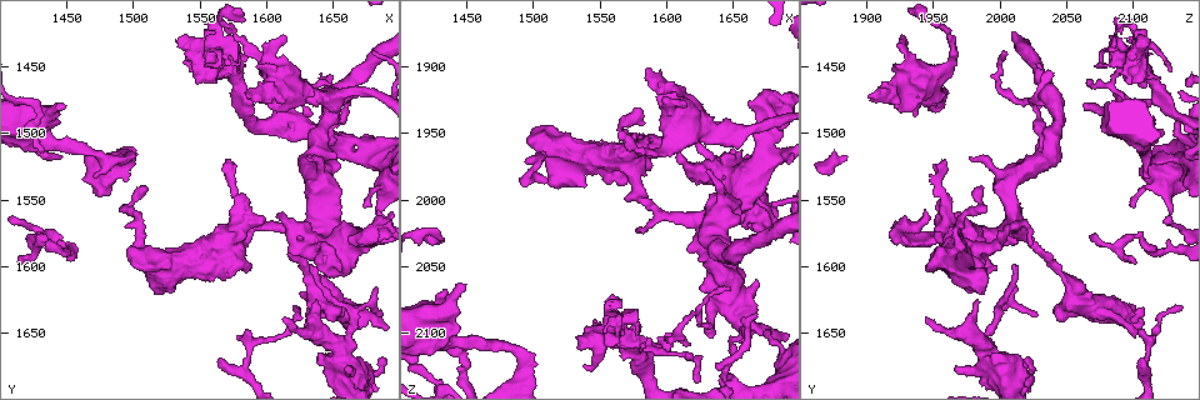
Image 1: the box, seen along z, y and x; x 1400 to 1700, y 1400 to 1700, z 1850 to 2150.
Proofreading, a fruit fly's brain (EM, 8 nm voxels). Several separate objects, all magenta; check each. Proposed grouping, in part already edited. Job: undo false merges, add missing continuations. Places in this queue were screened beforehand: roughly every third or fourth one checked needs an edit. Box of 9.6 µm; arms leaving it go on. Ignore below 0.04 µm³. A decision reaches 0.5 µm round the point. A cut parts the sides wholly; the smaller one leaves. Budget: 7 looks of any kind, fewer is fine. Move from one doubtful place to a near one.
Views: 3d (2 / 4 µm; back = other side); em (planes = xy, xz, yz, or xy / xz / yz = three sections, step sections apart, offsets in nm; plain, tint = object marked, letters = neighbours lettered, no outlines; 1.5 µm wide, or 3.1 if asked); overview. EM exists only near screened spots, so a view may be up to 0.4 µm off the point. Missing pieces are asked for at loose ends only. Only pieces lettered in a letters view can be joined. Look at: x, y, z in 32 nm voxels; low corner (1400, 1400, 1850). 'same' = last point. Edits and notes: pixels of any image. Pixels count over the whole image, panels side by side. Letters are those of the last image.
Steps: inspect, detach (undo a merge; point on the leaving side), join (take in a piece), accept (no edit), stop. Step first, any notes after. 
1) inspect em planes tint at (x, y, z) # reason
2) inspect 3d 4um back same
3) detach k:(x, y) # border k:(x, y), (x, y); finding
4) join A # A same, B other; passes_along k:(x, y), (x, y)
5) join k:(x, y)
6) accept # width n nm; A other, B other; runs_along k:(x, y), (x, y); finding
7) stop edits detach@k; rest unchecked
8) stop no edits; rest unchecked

inspect em planes letters at (1638, 1472, 2124) # tapers out

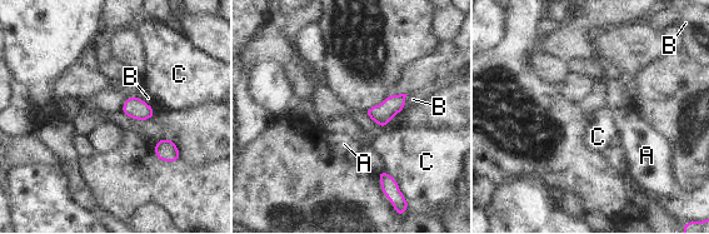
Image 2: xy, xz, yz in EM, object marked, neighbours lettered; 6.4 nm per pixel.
accept # width 140 nm; A other, B other, C other; border 2:(384, 170), (395, 180), (403, 194); no lettered piece goes on from it

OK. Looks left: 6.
inspect em planes letters at (1634, 1654, 2102) # branch stops here

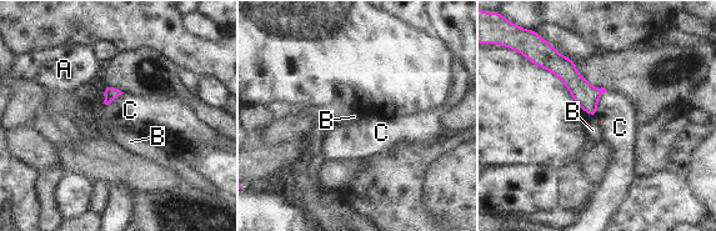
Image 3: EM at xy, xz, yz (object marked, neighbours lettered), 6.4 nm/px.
accept # longest_contact C 180 nm; A other, B other, C other; none of them fits

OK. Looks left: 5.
inspect em planes letters at (1636, 1626, 1984) # an open end

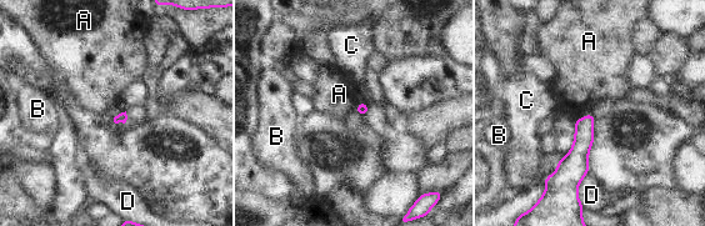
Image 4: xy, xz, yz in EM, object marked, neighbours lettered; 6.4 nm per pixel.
accept # A other, B other, C other, D other; border 4:(591, 111), (574, 120); none of them fits

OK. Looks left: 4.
stop no edits; rest unchecked

